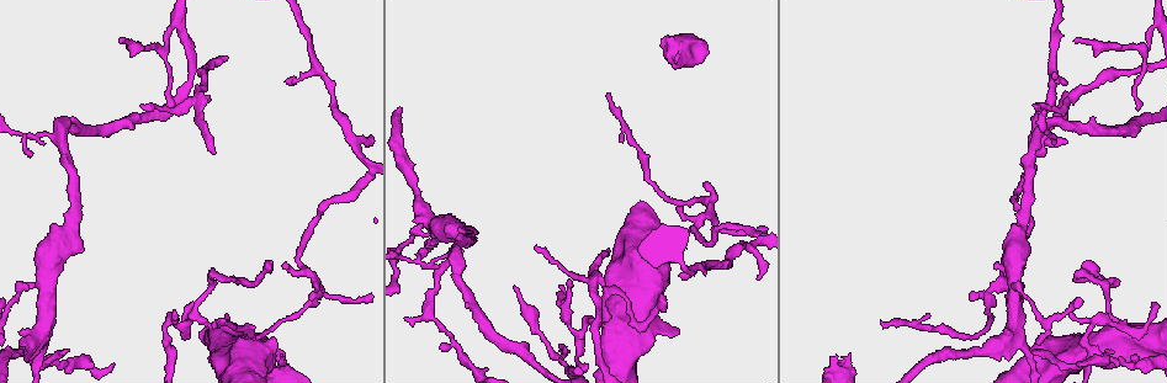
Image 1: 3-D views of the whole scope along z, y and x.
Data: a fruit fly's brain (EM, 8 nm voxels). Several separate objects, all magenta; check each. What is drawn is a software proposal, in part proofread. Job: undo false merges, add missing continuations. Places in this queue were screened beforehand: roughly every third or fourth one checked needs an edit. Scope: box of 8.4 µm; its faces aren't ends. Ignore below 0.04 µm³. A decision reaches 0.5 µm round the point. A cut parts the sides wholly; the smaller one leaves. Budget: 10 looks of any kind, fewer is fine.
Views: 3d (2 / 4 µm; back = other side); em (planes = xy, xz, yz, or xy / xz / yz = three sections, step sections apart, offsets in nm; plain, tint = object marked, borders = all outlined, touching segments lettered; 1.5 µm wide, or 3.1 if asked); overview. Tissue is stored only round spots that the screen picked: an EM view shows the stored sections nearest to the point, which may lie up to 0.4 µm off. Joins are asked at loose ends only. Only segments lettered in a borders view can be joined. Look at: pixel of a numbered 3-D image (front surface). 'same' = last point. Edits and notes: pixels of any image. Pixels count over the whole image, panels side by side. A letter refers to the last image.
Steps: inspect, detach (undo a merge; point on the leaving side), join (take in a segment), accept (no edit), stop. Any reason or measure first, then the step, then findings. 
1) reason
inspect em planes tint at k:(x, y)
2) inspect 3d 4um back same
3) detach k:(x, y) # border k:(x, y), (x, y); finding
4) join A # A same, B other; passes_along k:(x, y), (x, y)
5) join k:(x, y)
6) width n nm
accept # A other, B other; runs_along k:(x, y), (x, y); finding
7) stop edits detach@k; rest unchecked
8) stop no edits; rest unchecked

thin end
inspect 3d 4um at 1:(174, 309)

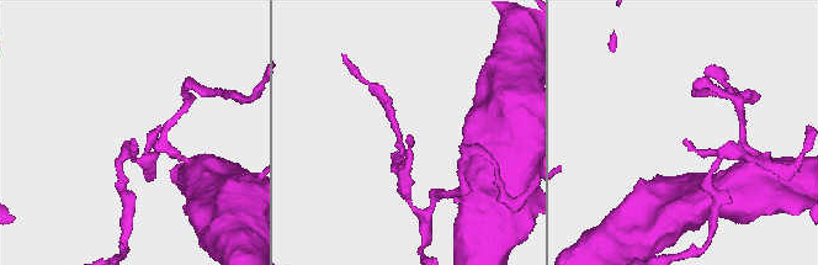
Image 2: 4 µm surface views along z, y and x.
inspect em planes borders at 2:(409, 140)

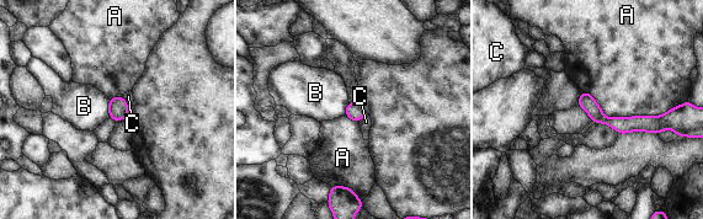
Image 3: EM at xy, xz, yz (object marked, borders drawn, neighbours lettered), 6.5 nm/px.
longest_contact A 600 nm
accept # A other, B other, C other; border 3:(110, 100), (108, 117); no lettered segment goes on from it

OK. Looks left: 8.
end of a long branch
inspect em planes borders at 1:(661, 294)

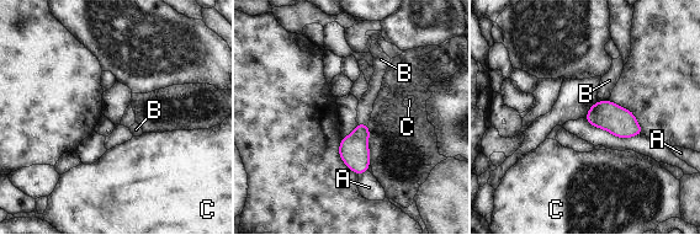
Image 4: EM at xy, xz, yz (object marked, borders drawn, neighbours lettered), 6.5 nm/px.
width 110 nm
accept # A other, B other, C other; none of them fits

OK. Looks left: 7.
thin end
inspect 3d 4um at 1:(610, 95)

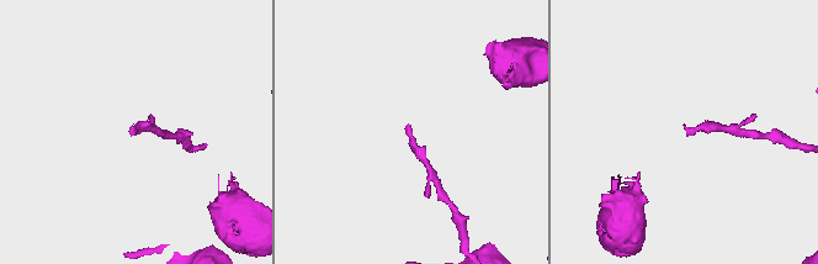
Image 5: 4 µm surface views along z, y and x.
need the tissue
inspect em planes tint at 5:(132, 127)

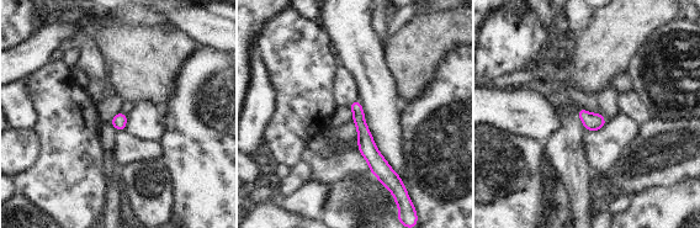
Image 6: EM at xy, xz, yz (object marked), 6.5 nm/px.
inspect em planes borders same

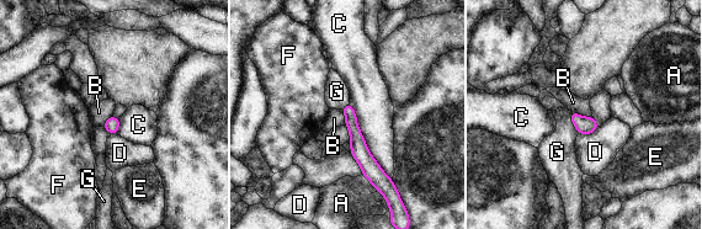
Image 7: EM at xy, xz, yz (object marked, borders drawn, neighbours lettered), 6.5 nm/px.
width 90 nm
accept # A other, B other, C other, D other, E other, F other, G other; runs_along 7:(347, 107), (359, 150), (386, 180); no lettered segment goes on from it

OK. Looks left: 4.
abrupt turn
inspect 3d 4um at 1:(988, 292)

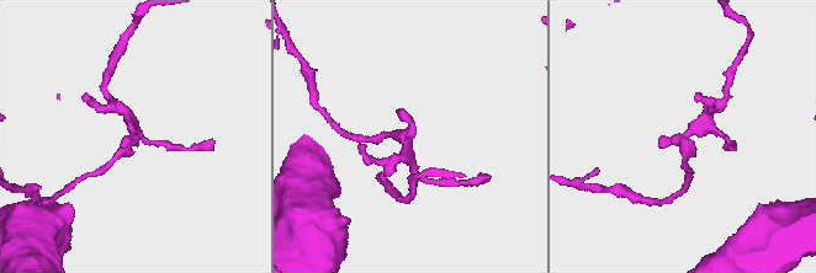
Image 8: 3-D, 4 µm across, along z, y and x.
inspect em xy step 4 borders at 8:(686, 139)

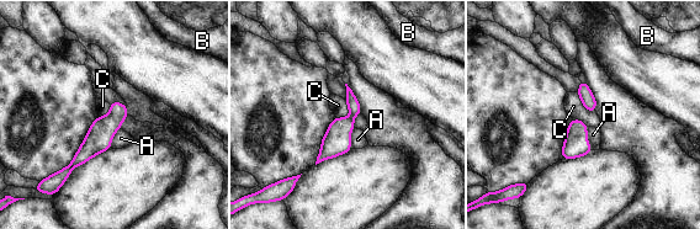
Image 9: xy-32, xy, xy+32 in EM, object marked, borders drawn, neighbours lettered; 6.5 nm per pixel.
longest_contact A 160 nm
accept # A other, B other, C other; runs_along 9:(123, 108), (64, 175); all the same cell

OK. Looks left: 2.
stop no edits; rest unchecked

